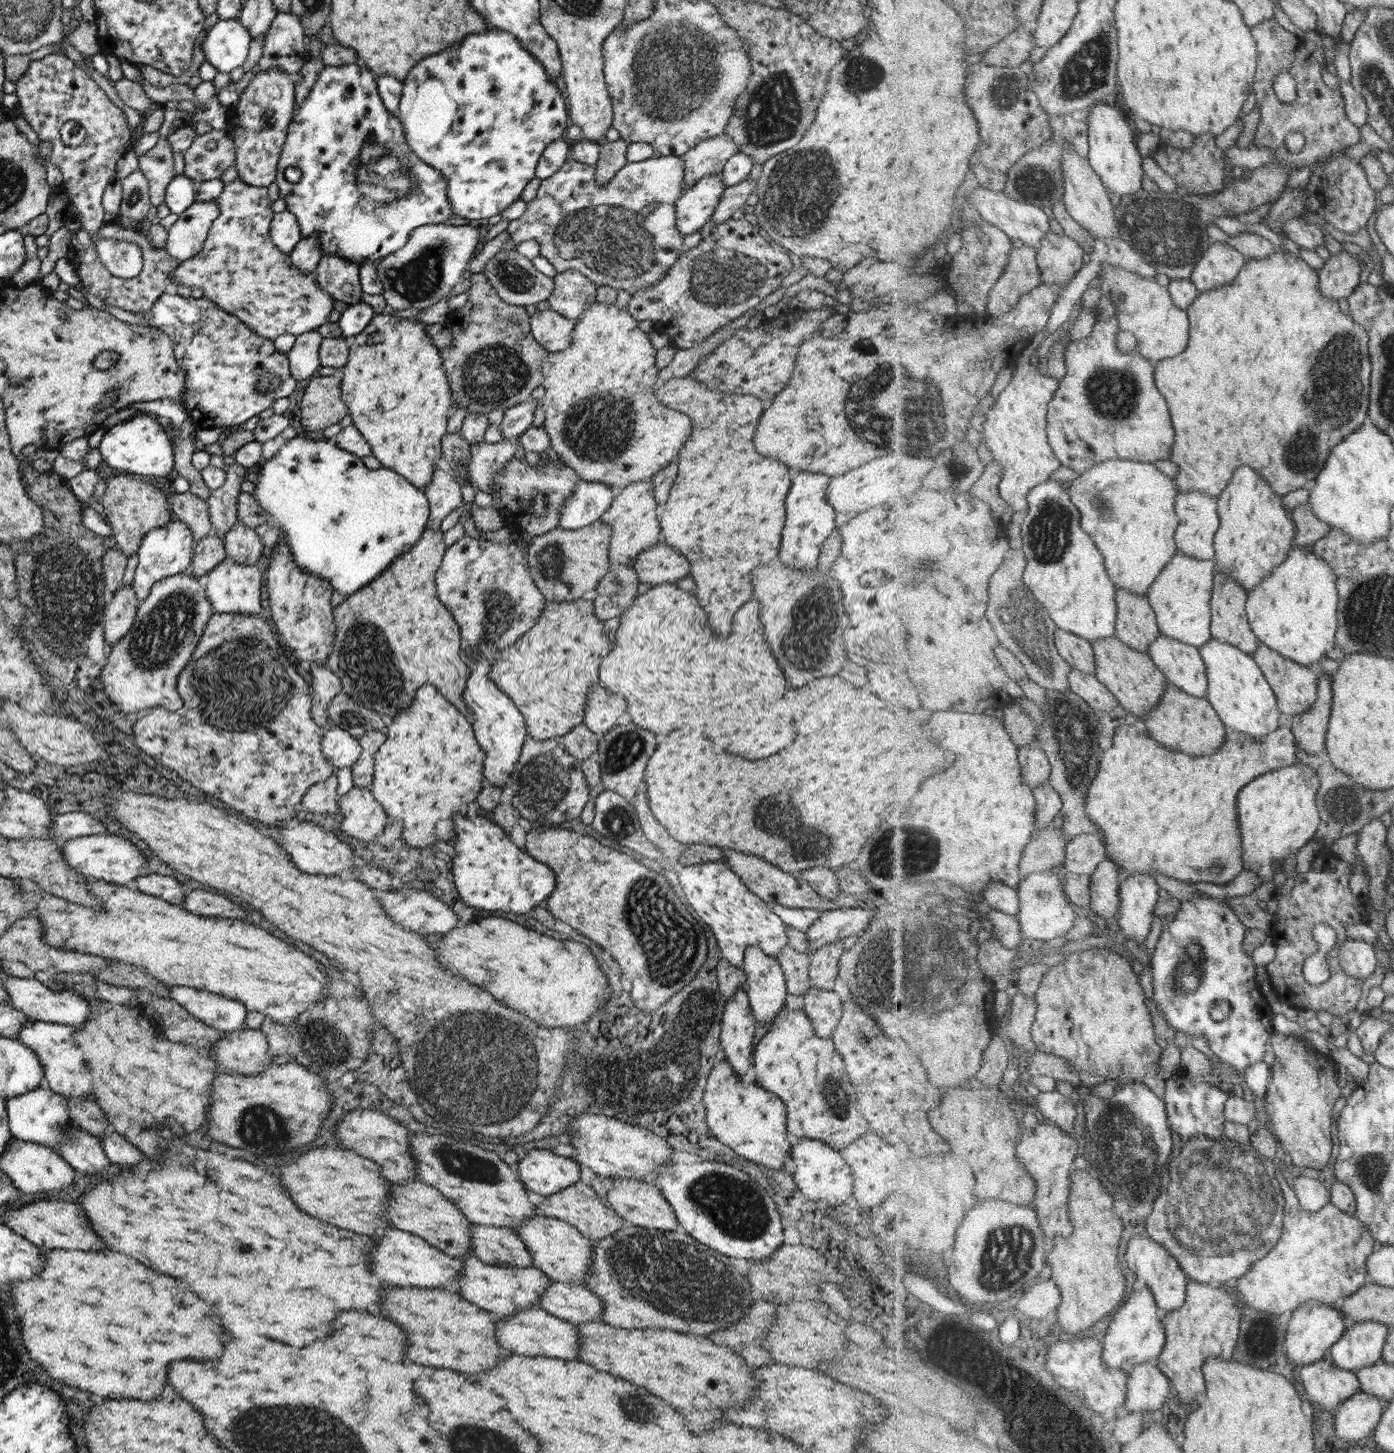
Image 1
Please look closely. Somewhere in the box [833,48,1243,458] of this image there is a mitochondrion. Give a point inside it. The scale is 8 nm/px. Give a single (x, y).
(902, 431)

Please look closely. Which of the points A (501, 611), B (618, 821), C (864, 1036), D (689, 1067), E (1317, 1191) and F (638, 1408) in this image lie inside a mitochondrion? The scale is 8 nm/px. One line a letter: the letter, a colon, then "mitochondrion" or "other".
A: mitochondrion
B: mitochondrion
C: mitochondrion
D: mitochondrion
E: other
F: mitochondrion

